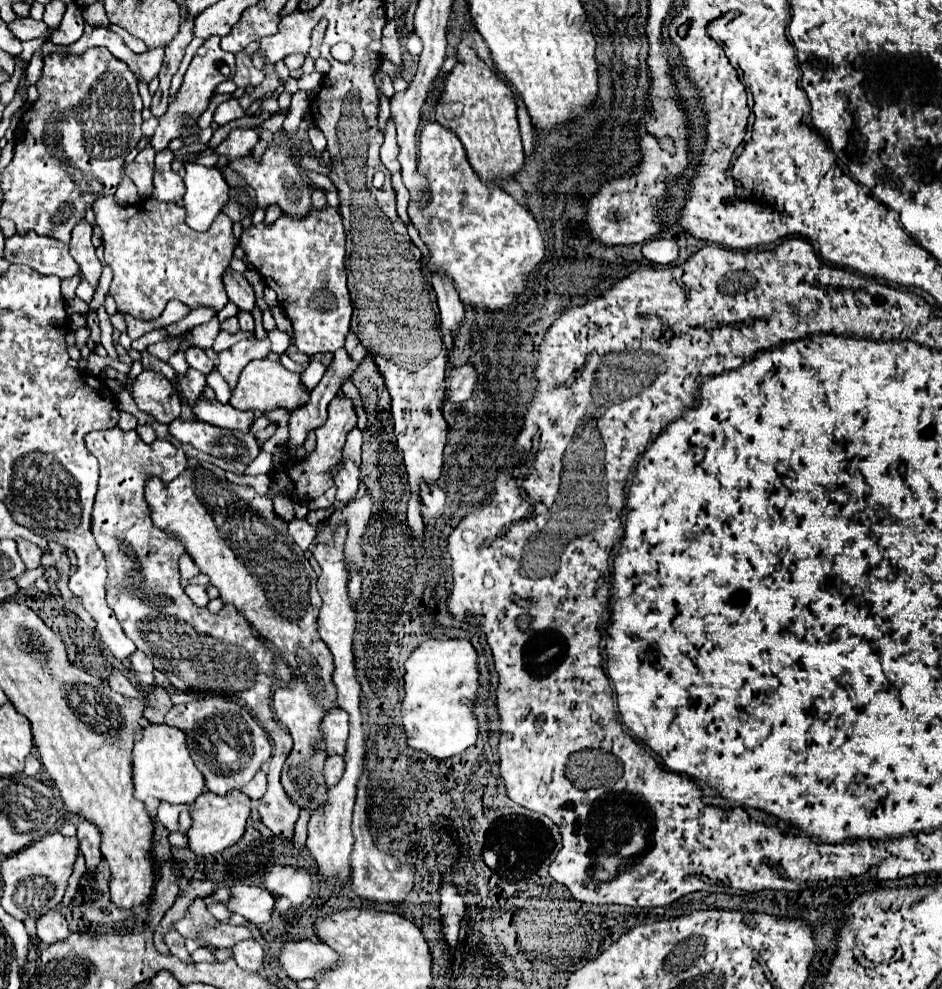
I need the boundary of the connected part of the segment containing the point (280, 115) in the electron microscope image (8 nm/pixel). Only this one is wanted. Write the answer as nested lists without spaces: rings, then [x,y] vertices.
[[[279,110],[279,112],[275,112],[271,118],[267,118],[259,128],[267,128],[267,130],[271,130],[271,132],[277,132],[277,130],[283,128],[283,122],[285,122],[287,114],[289,114],[289,110]]]

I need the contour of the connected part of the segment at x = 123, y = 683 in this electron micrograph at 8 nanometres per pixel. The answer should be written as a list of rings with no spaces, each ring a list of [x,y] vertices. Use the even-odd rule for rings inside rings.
[[[121,672],[109,676],[109,686],[111,686],[115,692],[119,692],[119,694],[123,694],[123,696],[129,696],[129,698],[139,698],[139,696],[141,696],[139,688],[135,688],[135,686],[131,684],[131,680],[129,680],[125,674],[121,674]]]

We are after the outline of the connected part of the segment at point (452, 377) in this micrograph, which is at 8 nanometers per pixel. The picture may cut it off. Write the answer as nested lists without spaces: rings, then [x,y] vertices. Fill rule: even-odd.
[[[465,364],[463,368],[453,370],[447,376],[447,398],[445,404],[449,402],[465,402],[471,398],[477,386],[477,368],[473,364]]]

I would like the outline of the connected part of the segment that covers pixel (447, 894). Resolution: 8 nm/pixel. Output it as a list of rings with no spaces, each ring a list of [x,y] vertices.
[[[443,882],[441,886],[441,924],[443,924],[443,934],[449,944],[449,948],[455,948],[457,938],[459,938],[459,924],[465,916],[465,902],[459,892],[459,886],[453,882]]]

